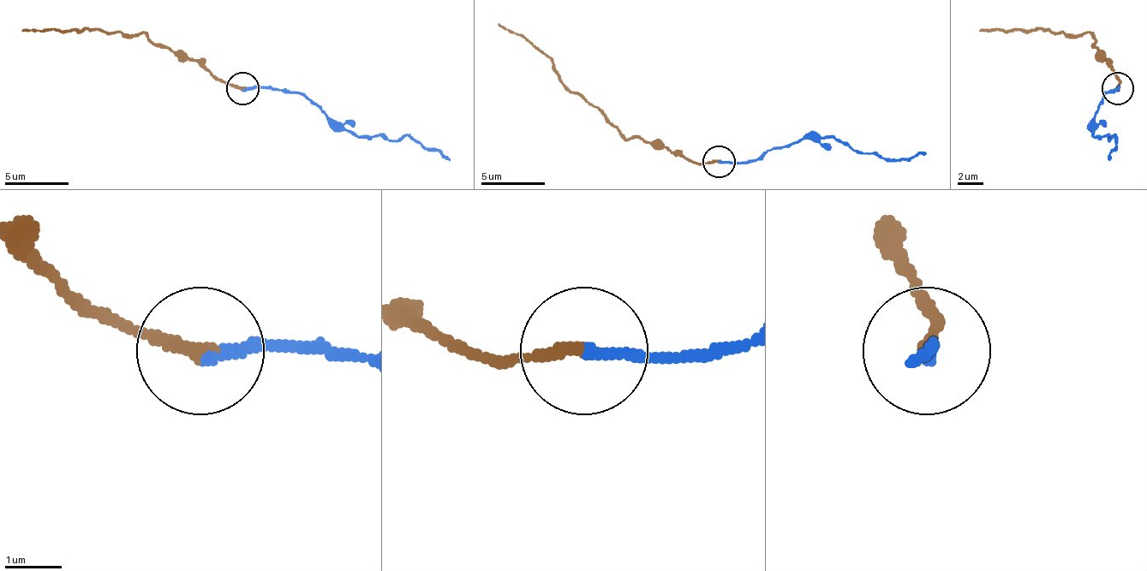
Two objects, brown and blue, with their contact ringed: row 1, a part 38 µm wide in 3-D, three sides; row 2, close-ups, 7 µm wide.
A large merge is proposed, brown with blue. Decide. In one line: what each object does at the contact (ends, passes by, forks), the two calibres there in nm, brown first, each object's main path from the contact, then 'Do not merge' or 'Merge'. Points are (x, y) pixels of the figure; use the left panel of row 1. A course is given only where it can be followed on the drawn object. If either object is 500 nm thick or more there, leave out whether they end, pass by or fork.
At the ring brown ends. At the ring blue ends. Thickness 240 nm (brown) against 190 nm. Course of brown: (243, 89), (221, 82), (144, 31), (121, 34), (86, 28), (73, 31), (21, 31). Course of blue: (243, 89), (304, 92), (327, 115), (355, 133), (388, 140), (420, 140), (449, 159). Do not merge

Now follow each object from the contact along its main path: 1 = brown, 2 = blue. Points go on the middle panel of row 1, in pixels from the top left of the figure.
1: (719, 160), (697, 163), (620, 132), (562, 80), (549, 57), (498, 22)
2: (719, 160), (749, 163), (803, 138), (832, 138), (864, 154), (896, 160), (925, 151)

